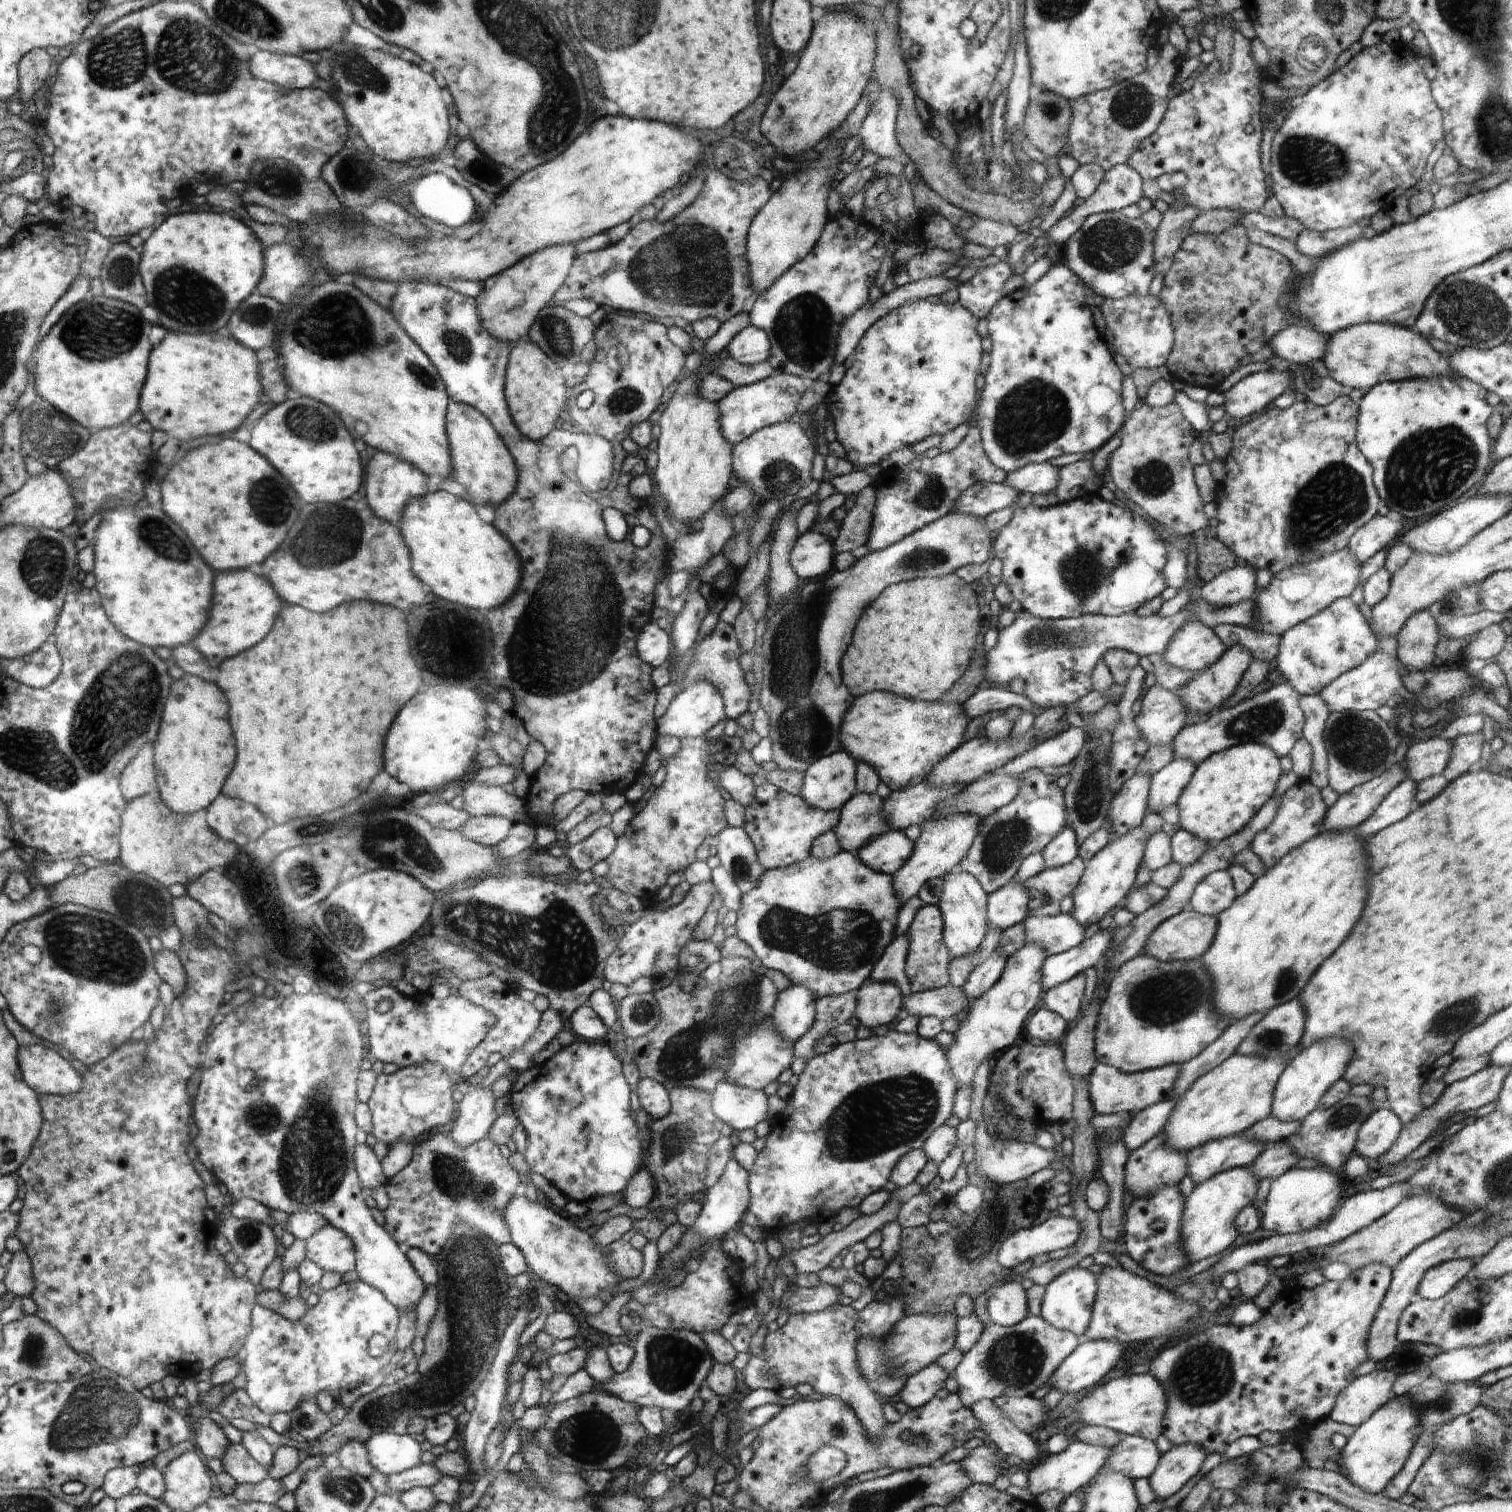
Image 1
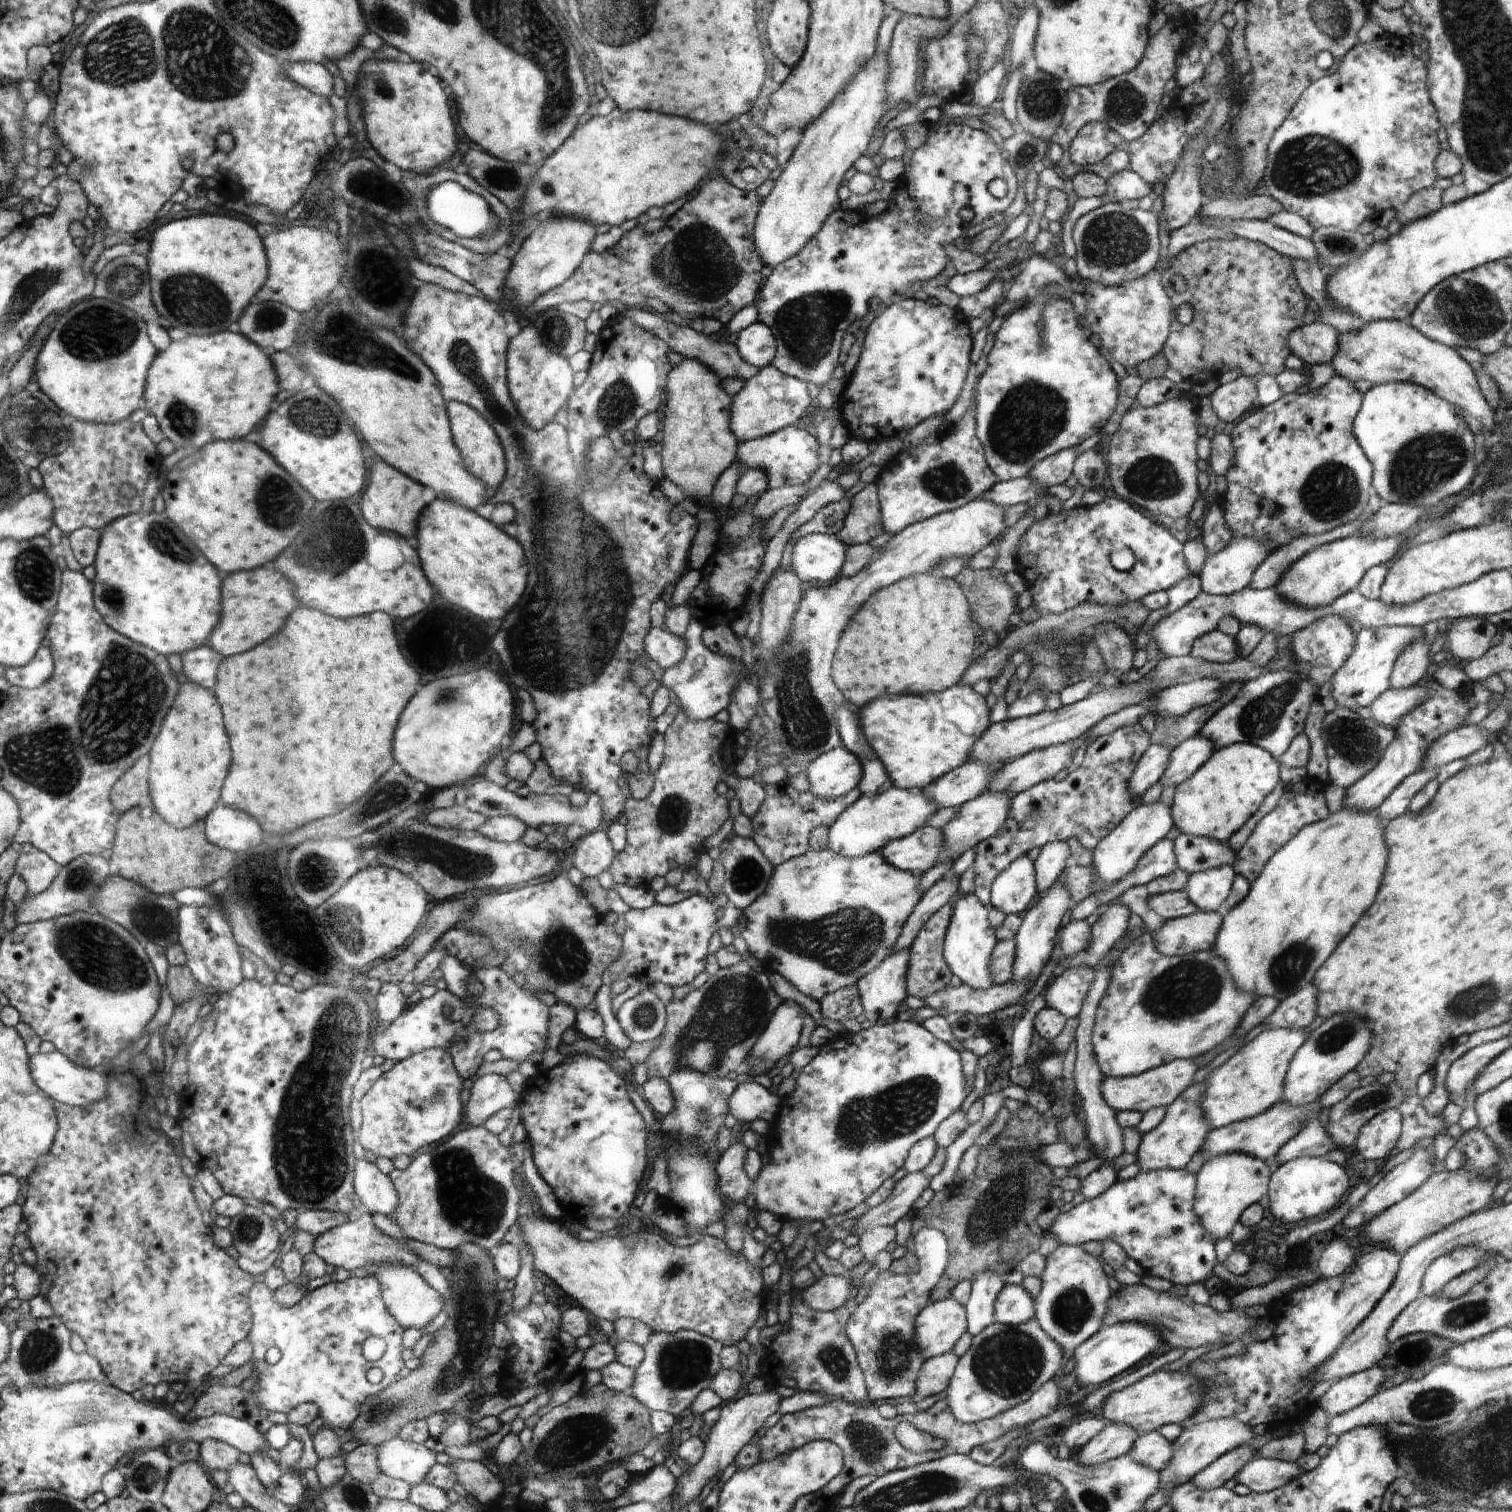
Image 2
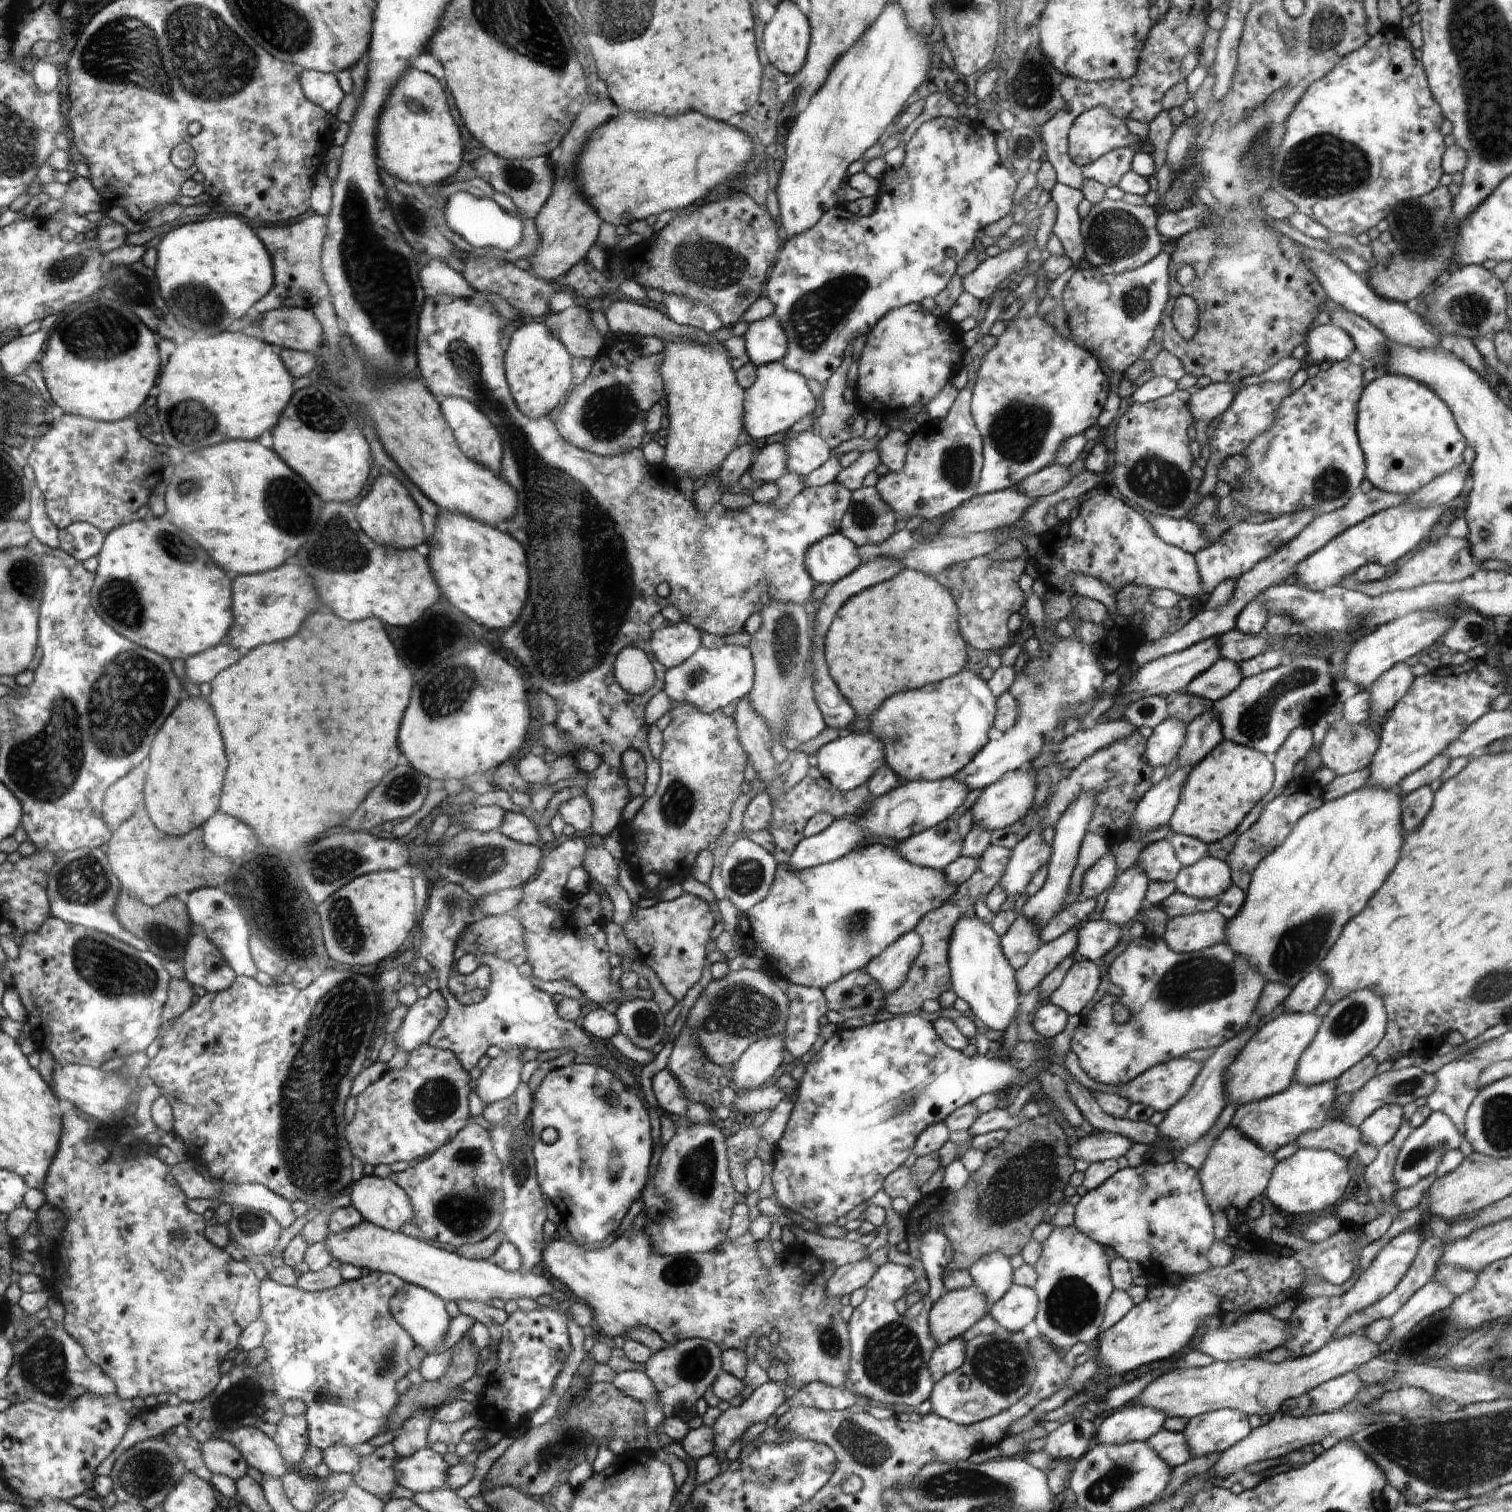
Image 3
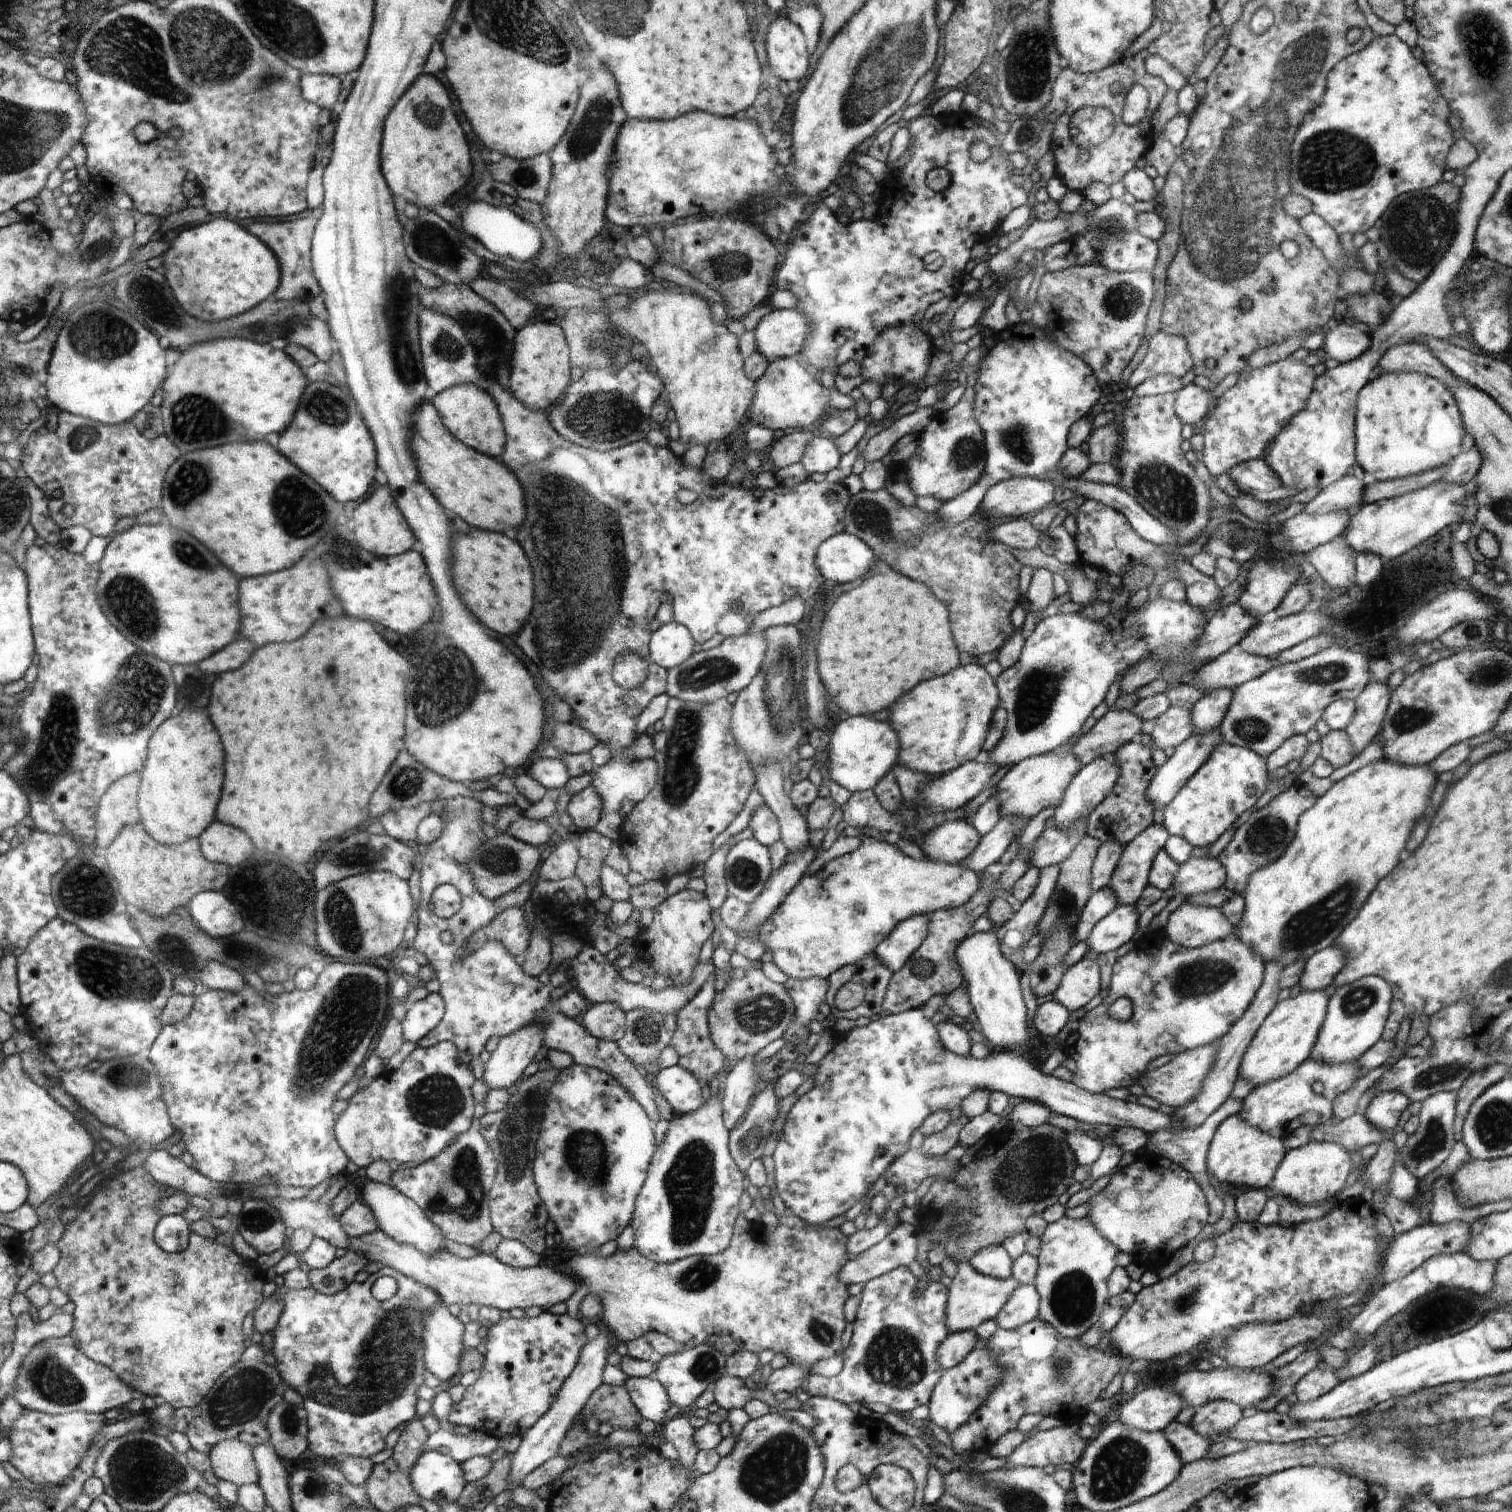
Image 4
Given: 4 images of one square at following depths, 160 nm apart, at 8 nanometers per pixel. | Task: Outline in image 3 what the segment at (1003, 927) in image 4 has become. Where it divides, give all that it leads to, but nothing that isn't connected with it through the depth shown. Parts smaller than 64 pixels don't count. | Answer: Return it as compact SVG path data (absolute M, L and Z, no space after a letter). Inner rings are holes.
M1017 912L1012 926L1000 937L1000 944L1006 960L1019 971L1040 945L1038 930L1029 919Z

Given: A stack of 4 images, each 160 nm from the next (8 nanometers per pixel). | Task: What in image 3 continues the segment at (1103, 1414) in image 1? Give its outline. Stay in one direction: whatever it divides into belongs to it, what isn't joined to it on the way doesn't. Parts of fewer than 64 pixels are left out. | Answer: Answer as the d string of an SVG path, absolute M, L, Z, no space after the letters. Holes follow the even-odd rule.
M1366 1327L1326 1343L1320 1350L1303 1357L1290 1357L1271 1363L1258 1357L1222 1362L1205 1367L1180 1367L1159 1376L1135 1398L1135 1404L1163 1412L1167 1417L1193 1419L1218 1409L1236 1409L1245 1415L1277 1413L1288 1398L1302 1397L1327 1380L1352 1373L1381 1352L1379 1343L1367 1335Z

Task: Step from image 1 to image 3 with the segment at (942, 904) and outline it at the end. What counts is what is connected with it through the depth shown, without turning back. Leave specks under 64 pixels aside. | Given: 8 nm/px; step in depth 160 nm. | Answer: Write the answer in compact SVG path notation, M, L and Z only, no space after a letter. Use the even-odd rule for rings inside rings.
M975 914L972 917L962 917L951 934L948 954L952 988L957 998L968 1003L978 1020L984 1022L985 1029L1005 1031L1019 1010L1017 998L1020 992L1016 970L1006 960L1000 937L995 930Z

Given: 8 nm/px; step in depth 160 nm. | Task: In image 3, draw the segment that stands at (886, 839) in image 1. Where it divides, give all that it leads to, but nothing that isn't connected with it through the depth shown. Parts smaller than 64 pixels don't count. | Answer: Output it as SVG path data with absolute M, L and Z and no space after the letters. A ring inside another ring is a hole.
M946 819L897 844L894 850L909 863L939 871L961 855L961 837L956 820Z

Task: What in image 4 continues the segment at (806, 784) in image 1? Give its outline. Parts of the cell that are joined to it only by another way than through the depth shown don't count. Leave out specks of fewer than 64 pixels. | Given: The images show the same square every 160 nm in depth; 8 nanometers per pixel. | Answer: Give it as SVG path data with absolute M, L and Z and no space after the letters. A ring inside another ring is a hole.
M871 716L849 717L834 726L826 747L829 778L851 793L873 789L897 764L898 751L898 735L888 721L876 721Z

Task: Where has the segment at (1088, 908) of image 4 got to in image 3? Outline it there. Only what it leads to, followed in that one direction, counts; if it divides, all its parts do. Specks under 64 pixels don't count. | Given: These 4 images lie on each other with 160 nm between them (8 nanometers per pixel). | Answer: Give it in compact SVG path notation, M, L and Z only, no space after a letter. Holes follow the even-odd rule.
M1081 921L1076 929L1066 931L1058 938L1040 944L1030 960L1016 971L1015 977L1020 995L1025 995L1034 987L1038 987L1043 978L1048 976L1064 958L1075 955L1077 930L1083 922Z

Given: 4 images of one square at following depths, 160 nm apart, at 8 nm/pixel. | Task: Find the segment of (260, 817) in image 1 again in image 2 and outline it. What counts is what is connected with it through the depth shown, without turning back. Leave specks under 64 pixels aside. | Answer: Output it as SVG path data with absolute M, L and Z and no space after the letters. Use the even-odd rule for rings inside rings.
M186 682L184 690L180 692L180 698L176 698L176 706L172 712L168 712L161 724L161 731L154 741L150 754L148 781L152 782L152 804L156 810L160 810L160 816L172 824L172 826L190 826L194 820L204 818L218 802L222 782L228 774L230 766L230 744L228 736L222 724L222 712L220 704L212 694L208 694L204 688L200 688L194 682ZM216 806L212 814L206 818L208 822L208 838L216 842L216 846L235 852L246 852L252 846L258 846L258 840L262 842L262 828L258 828L258 822L242 812L228 806Z

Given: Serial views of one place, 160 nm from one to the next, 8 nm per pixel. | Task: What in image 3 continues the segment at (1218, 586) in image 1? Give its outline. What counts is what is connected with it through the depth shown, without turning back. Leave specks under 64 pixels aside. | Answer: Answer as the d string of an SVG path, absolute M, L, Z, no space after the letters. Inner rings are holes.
M1308 509L1282 515L1263 523L1240 521L1229 527L1221 536L1194 555L1204 597L1207 597L1221 582L1238 580L1242 573L1249 571L1257 562L1270 557L1275 550L1286 545L1303 528L1306 528L1306 525L1312 522L1314 517L1315 510Z

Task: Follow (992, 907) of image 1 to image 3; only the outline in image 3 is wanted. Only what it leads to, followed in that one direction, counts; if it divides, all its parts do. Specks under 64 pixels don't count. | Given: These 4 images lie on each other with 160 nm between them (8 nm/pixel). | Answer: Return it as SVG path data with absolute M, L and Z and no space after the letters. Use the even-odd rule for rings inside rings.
M1029 834L1018 842L1011 850L1000 882L1007 898L1027 892L1028 882L1042 865L1047 864L1050 855L1051 846L1046 844L1044 840L1040 840L1040 834L1038 834L1038 842L1034 840L1034 834Z

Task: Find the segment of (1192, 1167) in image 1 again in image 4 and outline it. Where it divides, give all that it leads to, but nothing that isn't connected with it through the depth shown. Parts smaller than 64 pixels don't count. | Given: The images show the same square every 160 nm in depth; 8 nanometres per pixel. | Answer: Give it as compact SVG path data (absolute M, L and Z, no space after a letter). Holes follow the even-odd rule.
M1315 1059L1305 1060L1288 1076L1258 1085L1243 1100L1242 1108L1236 1115L1266 1134L1284 1139L1300 1126L1323 1125L1333 1114L1334 1099L1351 1089L1359 1076L1357 1061L1332 1065Z

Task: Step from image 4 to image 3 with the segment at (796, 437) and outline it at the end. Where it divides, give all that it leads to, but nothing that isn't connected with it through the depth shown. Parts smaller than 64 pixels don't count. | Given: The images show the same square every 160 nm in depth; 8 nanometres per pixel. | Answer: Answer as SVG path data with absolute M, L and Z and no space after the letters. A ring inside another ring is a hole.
M773 443L764 446L760 452L756 452L753 463L750 467L751 477L754 482L762 480L766 483L774 483L786 472L785 445Z

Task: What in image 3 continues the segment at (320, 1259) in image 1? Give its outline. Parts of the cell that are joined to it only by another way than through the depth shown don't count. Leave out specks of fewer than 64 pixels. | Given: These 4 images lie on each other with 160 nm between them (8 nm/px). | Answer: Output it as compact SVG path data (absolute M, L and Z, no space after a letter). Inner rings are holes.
M366 1220L348 1230L329 1232L323 1243L335 1264L348 1263L359 1269L368 1268L371 1271L396 1275L406 1283L431 1290L445 1303L454 1300L459 1304L464 1300L490 1304L492 1298L508 1302L518 1298L533 1299L541 1294L559 1297L554 1294L551 1282L544 1276L507 1271L491 1260L463 1258L452 1249L431 1246L426 1240L391 1231Z

